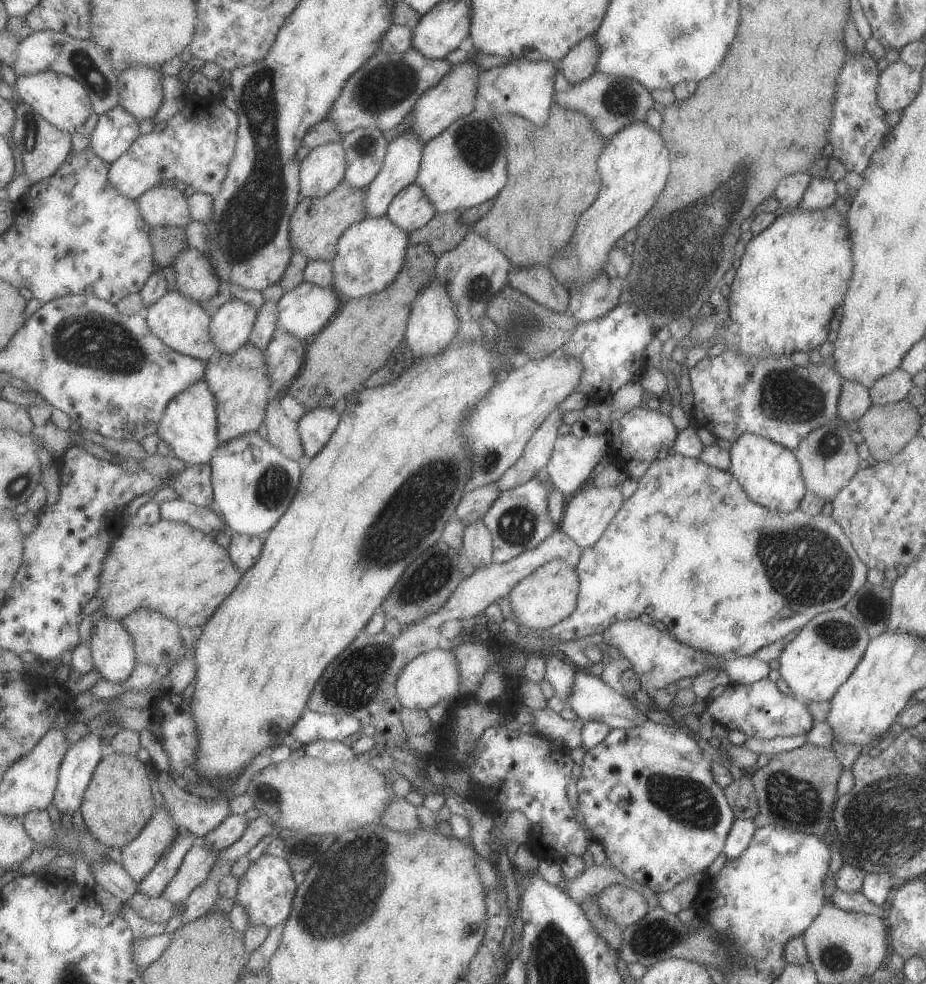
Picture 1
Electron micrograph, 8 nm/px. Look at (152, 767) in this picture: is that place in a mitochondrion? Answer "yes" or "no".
no

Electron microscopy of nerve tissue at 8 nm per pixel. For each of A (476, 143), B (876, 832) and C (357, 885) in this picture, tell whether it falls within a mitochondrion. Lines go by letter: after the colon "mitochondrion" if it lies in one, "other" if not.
A: mitochondrion
B: mitochondrion
C: mitochondrion

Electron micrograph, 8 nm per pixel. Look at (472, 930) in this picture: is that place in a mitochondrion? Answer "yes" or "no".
no

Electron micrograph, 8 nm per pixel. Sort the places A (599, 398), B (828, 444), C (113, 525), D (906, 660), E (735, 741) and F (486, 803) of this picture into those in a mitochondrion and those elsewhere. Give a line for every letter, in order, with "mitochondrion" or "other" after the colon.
A: other
B: mitochondrion
C: other
D: other
E: other
F: other

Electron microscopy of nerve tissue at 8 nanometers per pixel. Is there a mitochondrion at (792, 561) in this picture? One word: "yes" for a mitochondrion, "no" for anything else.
yes

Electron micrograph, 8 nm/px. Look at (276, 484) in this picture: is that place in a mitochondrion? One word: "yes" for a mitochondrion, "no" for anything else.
yes

